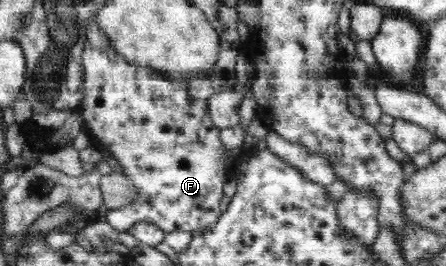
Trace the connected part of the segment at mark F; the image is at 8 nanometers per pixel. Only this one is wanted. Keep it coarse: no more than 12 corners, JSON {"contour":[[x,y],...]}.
{"contour":[[88,23],[84,124],[138,189],[108,210],[196,233],[222,214],[220,129],[189,82]]}

